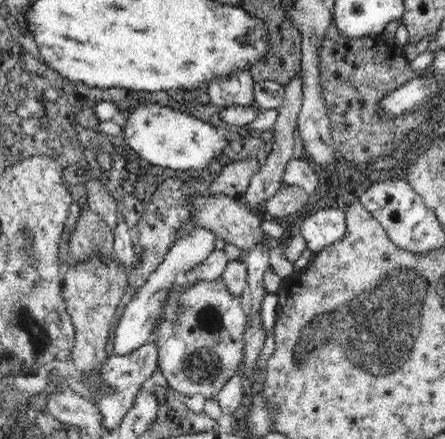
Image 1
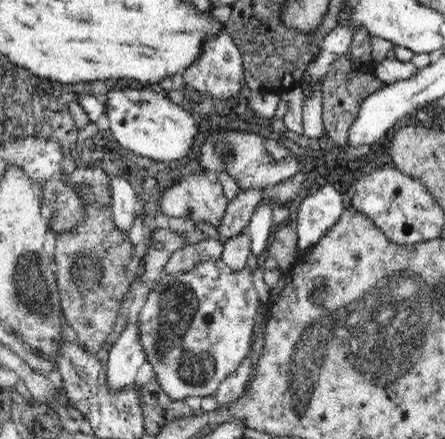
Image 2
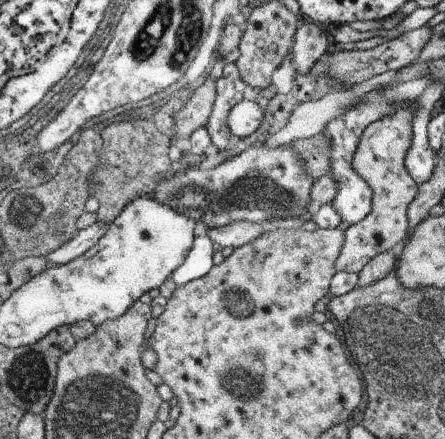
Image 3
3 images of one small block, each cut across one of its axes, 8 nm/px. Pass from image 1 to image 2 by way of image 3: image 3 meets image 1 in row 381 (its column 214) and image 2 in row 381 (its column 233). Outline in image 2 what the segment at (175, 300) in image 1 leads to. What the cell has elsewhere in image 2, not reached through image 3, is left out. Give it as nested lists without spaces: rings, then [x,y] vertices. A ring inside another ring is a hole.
[[[204,260],[196,268],[178,274],[162,274],[152,286],[144,300],[144,308],[138,318],[138,334],[146,360],[154,368],[154,380],[160,384],[162,392],[174,400],[184,402],[188,396],[216,396],[220,384],[230,378],[244,358],[254,338],[256,314],[260,306],[258,292],[254,288],[254,272],[246,264],[242,270],[234,272],[224,264],[224,260]]]

